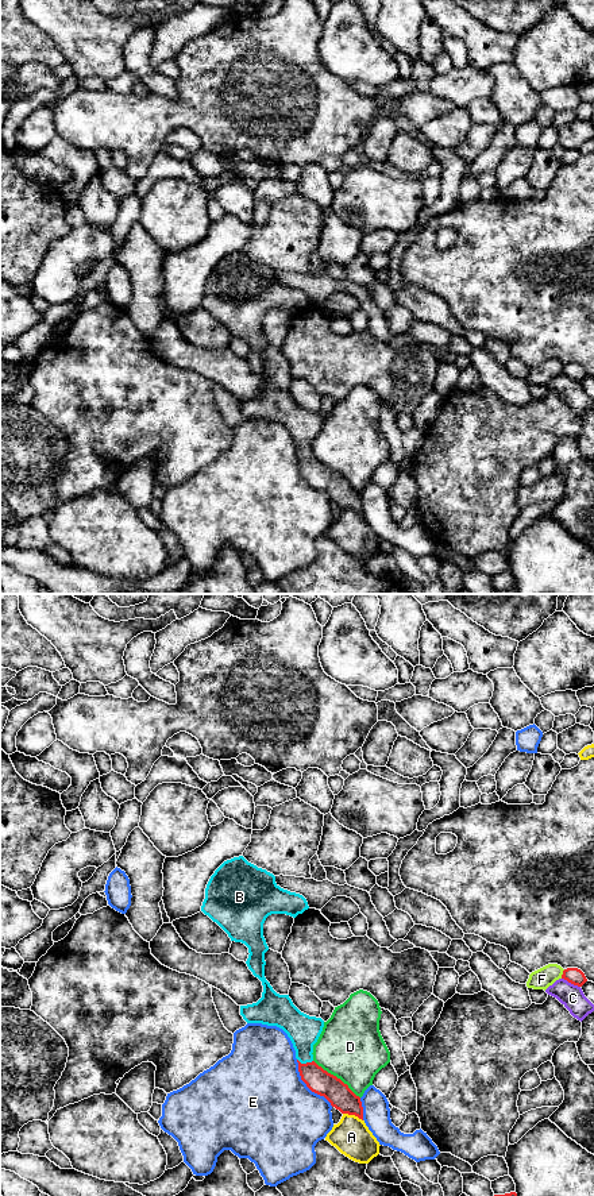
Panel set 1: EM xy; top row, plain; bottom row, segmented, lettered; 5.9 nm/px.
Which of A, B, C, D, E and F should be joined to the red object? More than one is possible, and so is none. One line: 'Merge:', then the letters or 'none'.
Merge: B

